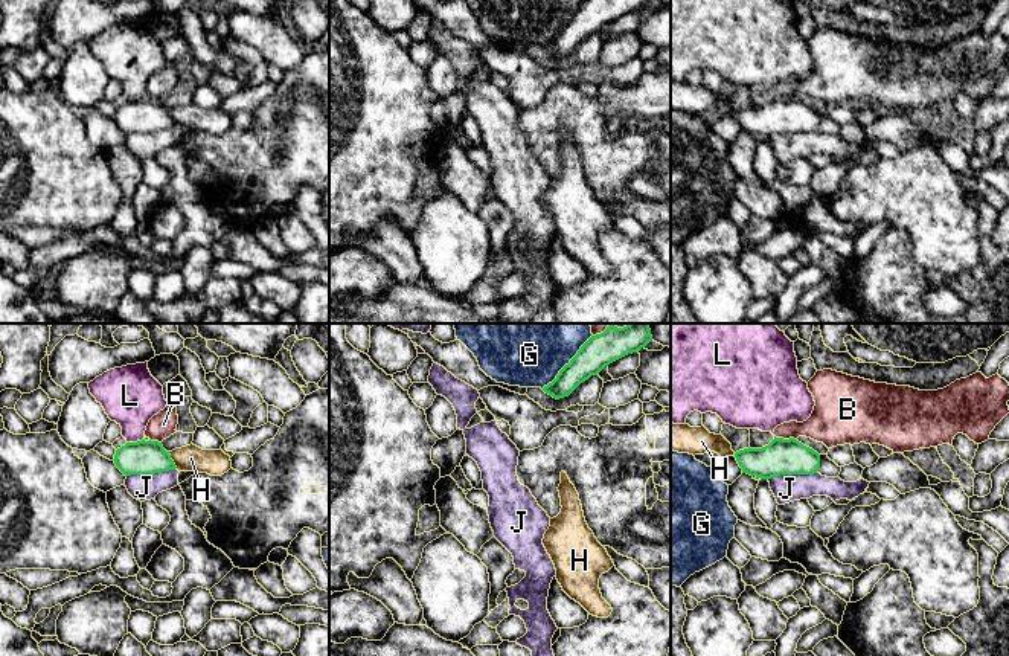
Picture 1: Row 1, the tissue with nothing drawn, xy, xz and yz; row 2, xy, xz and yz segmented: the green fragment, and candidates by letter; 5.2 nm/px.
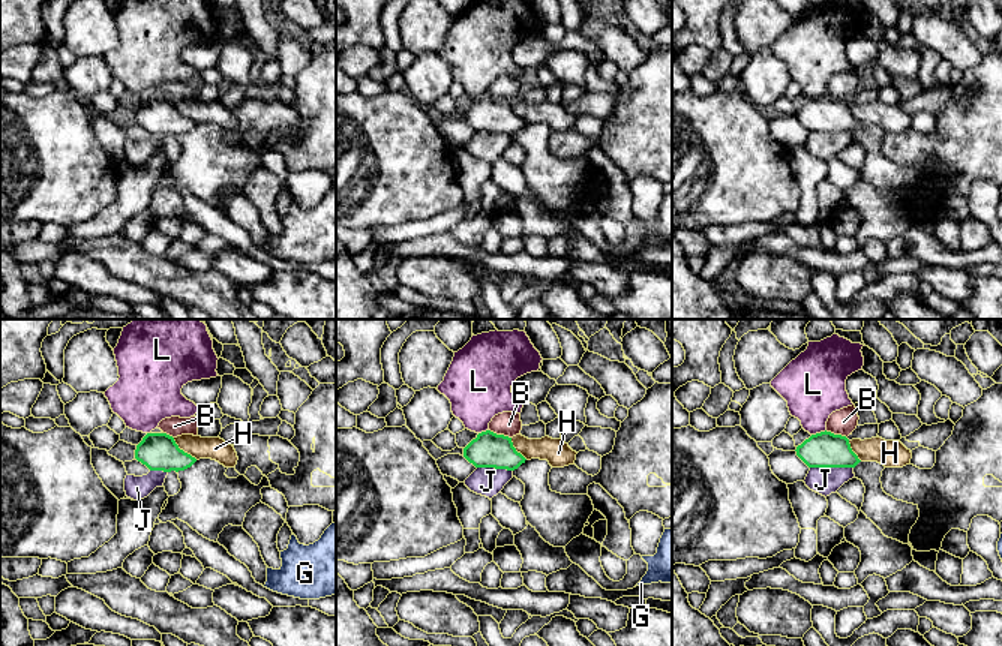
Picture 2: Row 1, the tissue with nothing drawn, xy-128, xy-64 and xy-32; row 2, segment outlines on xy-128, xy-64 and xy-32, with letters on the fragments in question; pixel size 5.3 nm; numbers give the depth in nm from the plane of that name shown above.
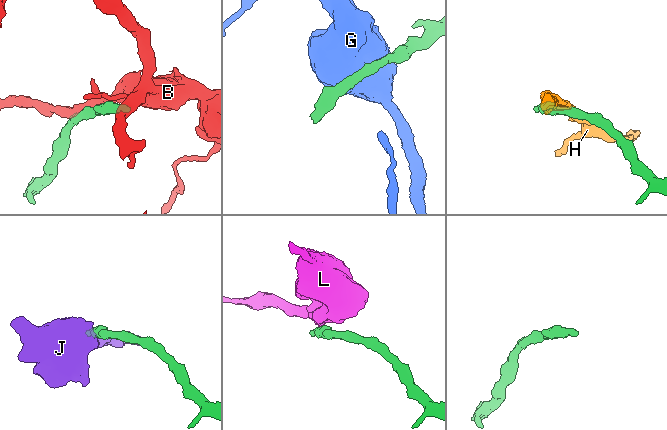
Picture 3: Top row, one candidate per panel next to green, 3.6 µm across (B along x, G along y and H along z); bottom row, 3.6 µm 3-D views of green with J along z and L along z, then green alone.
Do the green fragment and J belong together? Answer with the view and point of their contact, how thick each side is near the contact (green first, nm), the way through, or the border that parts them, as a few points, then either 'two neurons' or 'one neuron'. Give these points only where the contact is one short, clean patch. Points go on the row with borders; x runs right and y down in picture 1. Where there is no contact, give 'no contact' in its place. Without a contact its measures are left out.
xy (151, 473) | 180/140 nm | along xy (176, 467), (166, 472), (130, 473), (127, 476) | two neurons

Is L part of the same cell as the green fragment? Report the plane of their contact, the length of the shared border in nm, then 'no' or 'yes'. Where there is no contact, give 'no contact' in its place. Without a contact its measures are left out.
contact in xy; length 90 nm; no

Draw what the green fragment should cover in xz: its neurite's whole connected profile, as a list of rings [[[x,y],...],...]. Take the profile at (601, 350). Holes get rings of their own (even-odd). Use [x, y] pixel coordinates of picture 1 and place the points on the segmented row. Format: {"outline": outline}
{"outline": [[[628,323],[623,328],[614,325],[607,326],[601,334],[591,336],[578,351],[578,354],[565,365],[556,378],[543,387],[543,391],[559,400],[569,397],[581,383],[591,375],[597,375],[610,363],[640,351],[652,340],[649,323]]]}

